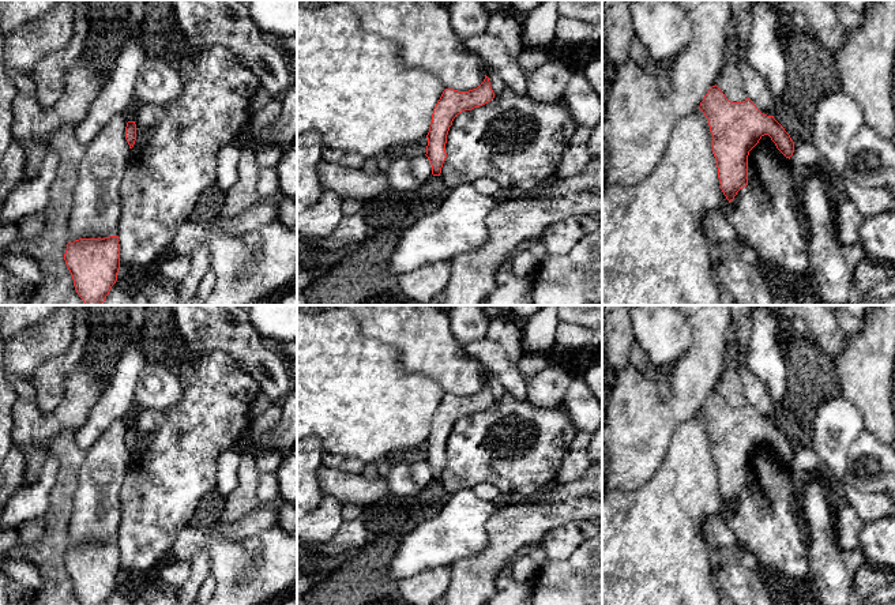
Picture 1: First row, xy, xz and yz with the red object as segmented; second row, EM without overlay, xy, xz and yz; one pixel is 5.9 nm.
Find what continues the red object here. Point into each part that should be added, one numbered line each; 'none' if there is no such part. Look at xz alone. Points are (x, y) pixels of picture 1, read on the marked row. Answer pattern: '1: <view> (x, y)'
none

